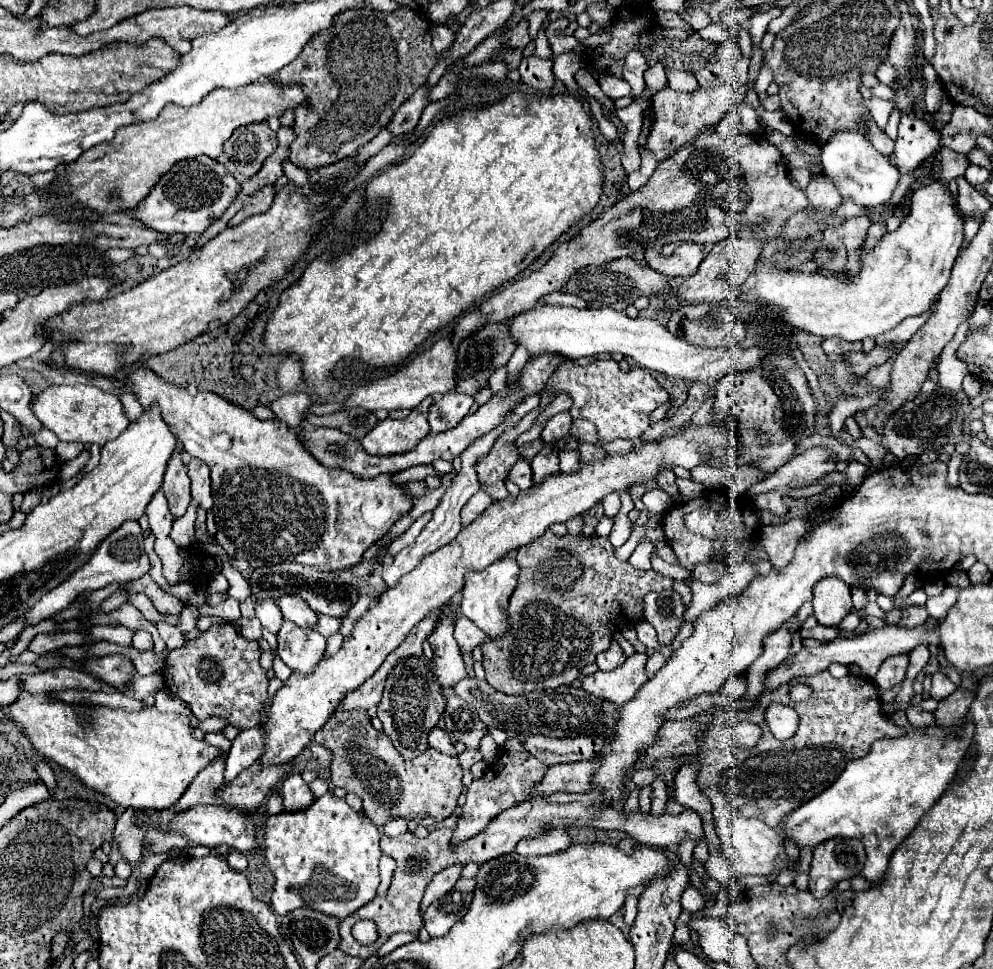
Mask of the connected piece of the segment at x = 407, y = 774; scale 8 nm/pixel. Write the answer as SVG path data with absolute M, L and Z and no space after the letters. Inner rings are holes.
M336 710L316 732L314 742L334 752L332 786L354 792L364 802L364 814L376 826L384 826L392 816L416 820L424 826L444 822L456 810L462 788L462 768L458 756L444 756L428 748L422 758L404 762L388 736L370 724L366 710Z

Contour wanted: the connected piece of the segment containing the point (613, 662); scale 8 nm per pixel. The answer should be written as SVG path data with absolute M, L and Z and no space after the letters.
M616 640L612 642L612 646L610 646L604 654L608 654L608 664L610 664L610 666L618 666L618 664L622 664L624 658L626 658L624 652L622 652L622 648L620 648L620 644L618 644Z

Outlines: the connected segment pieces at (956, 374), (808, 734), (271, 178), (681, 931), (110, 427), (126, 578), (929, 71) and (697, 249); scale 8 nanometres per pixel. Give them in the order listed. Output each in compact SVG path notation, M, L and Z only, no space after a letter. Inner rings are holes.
M968 320L962 322L956 330L956 336L944 346L942 354L940 354L940 364L938 364L938 380L942 384L942 388L948 388L952 392L960 390L962 378L968 374L968 368L964 362L960 362L956 358L956 350L958 346L966 340L966 332L968 332Z
M828 670L810 678L790 680L784 688L762 694L756 708L742 712L738 720L752 720L760 724L760 742L746 752L736 744L726 744L720 740L700 744L698 756L702 768L698 772L698 786L716 786L740 814L746 818L758 818L770 828L776 828L786 814L826 790L840 776L846 764L854 758L866 756L876 740L904 736L904 728L894 726L890 718L882 716L880 690L876 684L856 674L834 678ZM800 682L812 688L812 696L804 702L794 702L790 700L790 688ZM770 702L790 704L798 710L800 724L792 738L776 740L768 730L764 710Z
M278 146L276 152L268 156L268 160L264 160L260 172L256 172L256 176L248 178L242 184L242 190L250 190L250 194L254 194L264 186L274 184L282 176L282 160L286 160L286 156L288 156L288 146Z
M682 912L682 914L678 916L678 924L676 924L676 932L674 932L674 942L684 944L686 950L694 952L696 946L694 946L692 938L690 938L690 932L688 932L688 920L690 920L688 916L692 916L692 914L690 914L690 912Z
M88 384L48 386L32 400L30 410L44 424L44 428L52 430L62 442L82 442L82 444L94 442L98 446L104 446L108 440L118 438L130 424L122 412L118 396Z
M130 520L126 524L122 524L118 530L114 530L112 534L108 534L100 546L96 548L96 552L92 554L92 560L88 560L80 570L74 572L74 576L70 576L66 582L62 582L60 586L56 586L54 590L50 590L48 594L44 594L24 616L22 620L26 622L26 626L36 626L40 624L42 620L46 618L52 618L56 616L58 612L66 610L80 594L86 594L86 592L94 592L94 590L100 590L108 584L122 584L122 582L130 582L130 580L136 580L140 576L144 576L148 570L150 570L150 558L148 554L144 552L144 544L142 544L142 530L138 526L138 522Z
M930 62L924 64L922 74L924 74L924 84L926 84L924 102L926 102L926 110L932 114L932 112L936 112L940 108L940 98L944 94L944 88L940 84L940 76L936 76L936 70L932 68Z
M680 242L670 258L662 256L654 248L646 250L644 258L646 258L646 262L648 262L648 266L652 270L660 272L662 276L668 276L670 280L678 280L678 278L694 276L698 272L698 266L700 266L700 262L704 258L702 248L704 246L700 246L700 244Z

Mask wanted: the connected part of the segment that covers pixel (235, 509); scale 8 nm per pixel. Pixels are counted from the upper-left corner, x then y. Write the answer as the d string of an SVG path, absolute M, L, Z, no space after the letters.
M142 360L140 364L130 372L126 374L124 378L118 380L124 388L128 388L136 400L140 402L140 406L144 410L150 410L152 402L156 402L160 406L160 412L162 412L162 420L166 420L170 432L178 438L178 442L182 444L182 450L188 452L190 456L194 458L200 458L202 462L206 462L210 466L210 474L212 474L212 496L214 496L214 506L212 506L212 512L214 512L214 518L216 518L216 540L218 544L226 550L226 554L230 558L236 558L236 560L248 560L250 566L256 570L256 568L262 568L264 564L282 564L282 562L296 562L296 564L304 564L304 566L316 566L320 570L346 570L354 564L358 564L362 560L362 554L364 550L374 544L378 538L382 538L390 526L402 516L406 514L410 508L412 508L412 500L404 494L404 488L400 484L392 484L390 482L390 476L378 476L378 478L356 478L352 476L350 472L344 472L344 470L328 470L324 468L320 462L316 462L308 450L304 450L304 446L300 444L298 440L298 434L296 430L288 428L284 422L280 420L258 420L256 416L252 416L252 412L228 402L226 398L214 394L214 392L198 392L196 396L192 396L188 392L188 388L182 388L182 386L176 386L176 384L170 384L168 380L164 380L162 376L158 376L154 370L150 370Z

